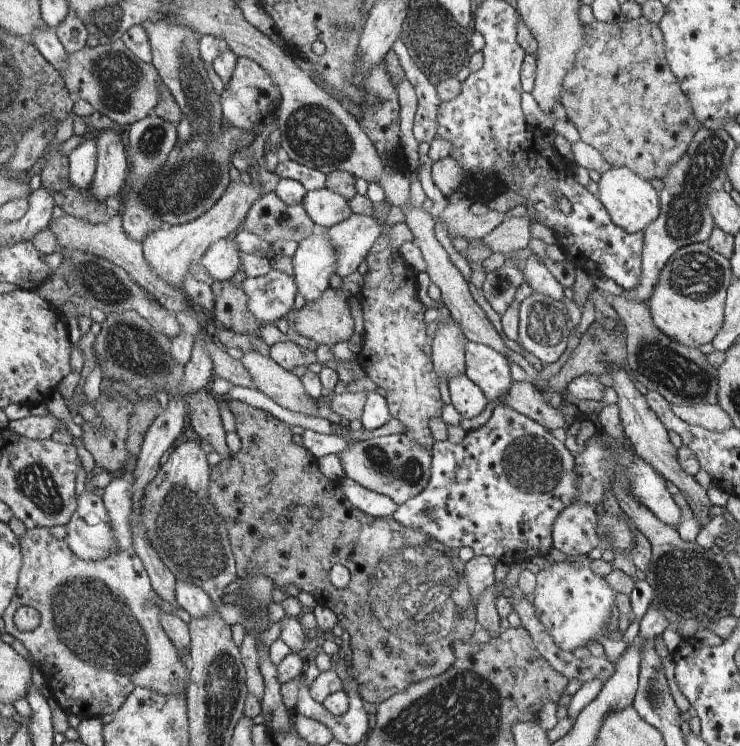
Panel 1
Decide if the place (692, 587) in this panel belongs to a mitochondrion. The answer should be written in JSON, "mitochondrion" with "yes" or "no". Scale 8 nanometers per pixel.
{"mitochondrion":"yes"}

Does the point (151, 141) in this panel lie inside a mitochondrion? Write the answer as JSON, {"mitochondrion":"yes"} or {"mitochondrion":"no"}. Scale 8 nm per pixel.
{"mitochondrion":"yes"}

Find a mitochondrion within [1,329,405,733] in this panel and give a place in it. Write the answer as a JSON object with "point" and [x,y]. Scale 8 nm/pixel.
{"point":[93,620]}

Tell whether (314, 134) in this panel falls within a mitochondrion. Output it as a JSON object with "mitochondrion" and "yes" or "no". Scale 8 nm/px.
{"mitochondrion":"yes"}

